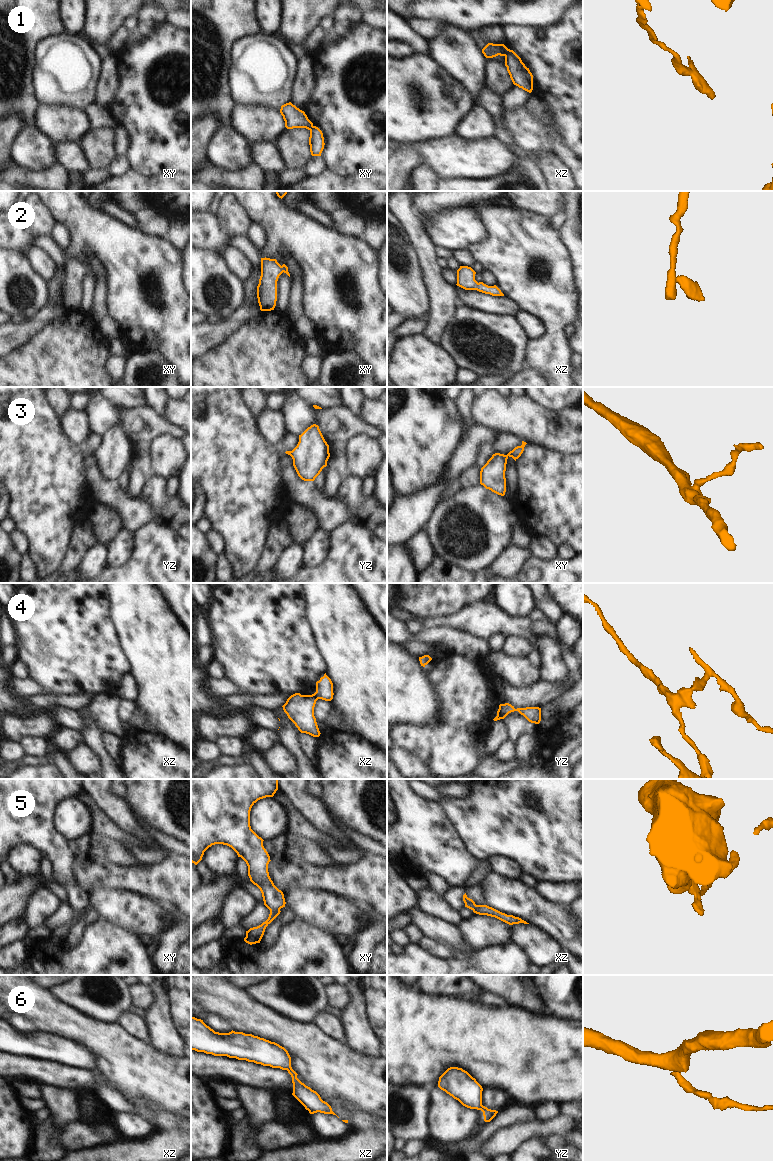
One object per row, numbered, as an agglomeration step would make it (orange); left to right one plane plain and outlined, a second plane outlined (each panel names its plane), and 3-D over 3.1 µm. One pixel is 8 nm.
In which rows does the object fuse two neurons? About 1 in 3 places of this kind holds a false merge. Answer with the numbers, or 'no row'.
1, 4, 5, 6

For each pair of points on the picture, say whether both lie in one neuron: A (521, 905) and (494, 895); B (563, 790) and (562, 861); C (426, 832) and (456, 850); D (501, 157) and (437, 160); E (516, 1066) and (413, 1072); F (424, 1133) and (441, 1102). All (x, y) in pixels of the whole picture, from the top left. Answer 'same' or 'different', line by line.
A: same
B: same
C: same
D: same
E: same
F: different

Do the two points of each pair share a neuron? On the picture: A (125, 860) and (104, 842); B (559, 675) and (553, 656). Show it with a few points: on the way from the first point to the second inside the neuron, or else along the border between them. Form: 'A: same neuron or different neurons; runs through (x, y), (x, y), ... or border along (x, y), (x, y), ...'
A: same neuron; runs through (120, 855), (109, 845)
B: same neuron; runs through (554, 670), (553, 661)

